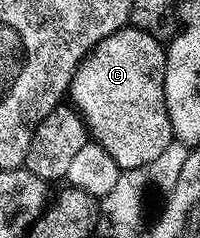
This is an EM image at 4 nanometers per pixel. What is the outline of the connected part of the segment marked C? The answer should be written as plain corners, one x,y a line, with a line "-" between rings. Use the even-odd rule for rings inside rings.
125,27
98,42
80,60
76,74
72,76
71,104
79,111
81,119
86,123
91,140
97,141
106,151
110,151
110,159
118,163
121,171
153,162
174,139
164,98
165,56
165,46
155,41
146,31

